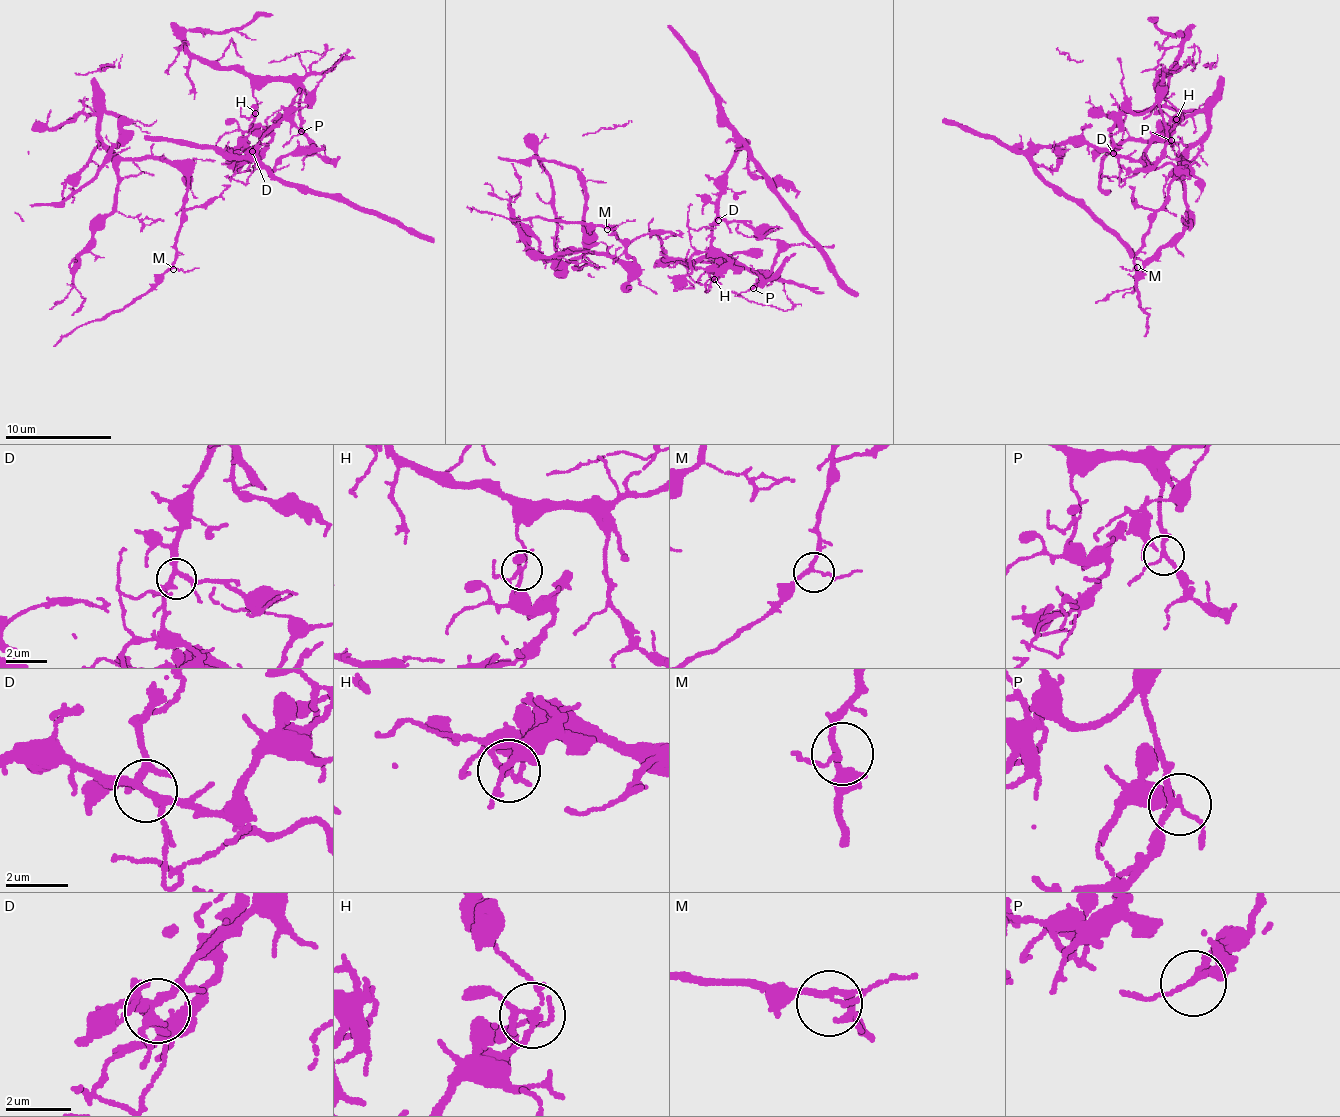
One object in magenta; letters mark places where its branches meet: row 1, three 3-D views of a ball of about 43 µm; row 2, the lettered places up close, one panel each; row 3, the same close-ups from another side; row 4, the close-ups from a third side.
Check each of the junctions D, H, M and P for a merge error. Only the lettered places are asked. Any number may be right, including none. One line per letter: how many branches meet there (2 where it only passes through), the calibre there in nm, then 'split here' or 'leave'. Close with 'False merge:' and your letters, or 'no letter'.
D: branches 4; calibre 240 nm; leave
H: branches 5; calibre 170 nm; split here
M: branches 3; calibre 160 nm; leave
P: branches 3; calibre 160 nm; leave
False merge: H

